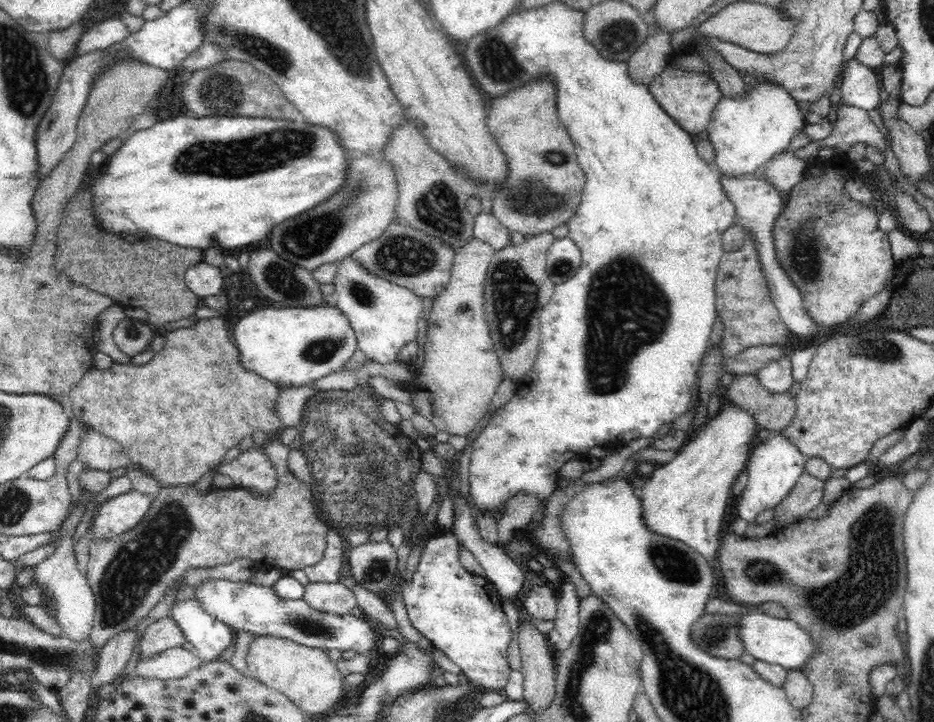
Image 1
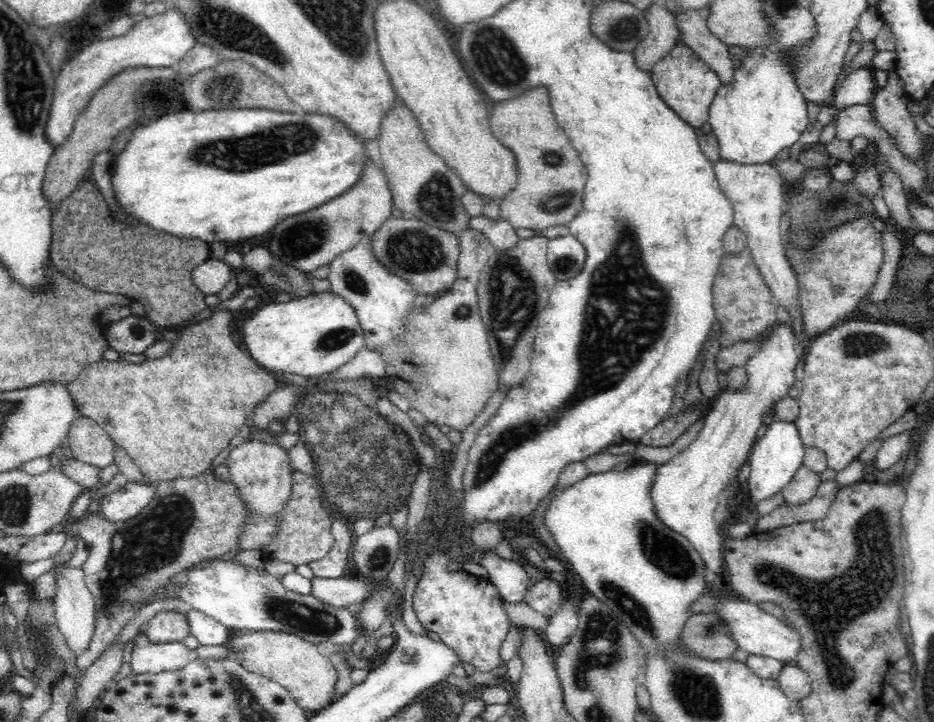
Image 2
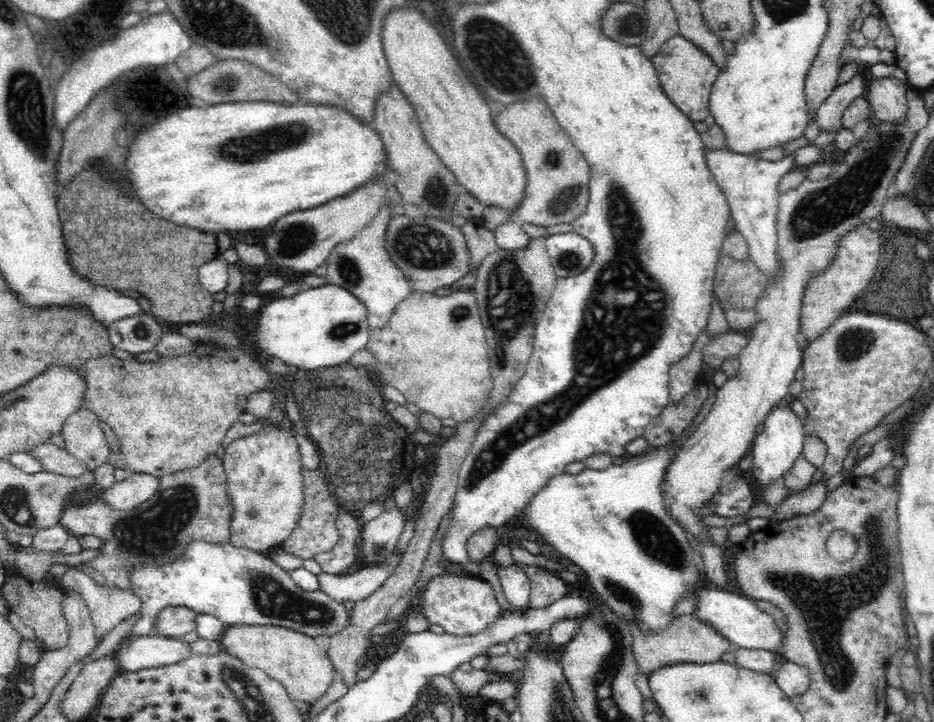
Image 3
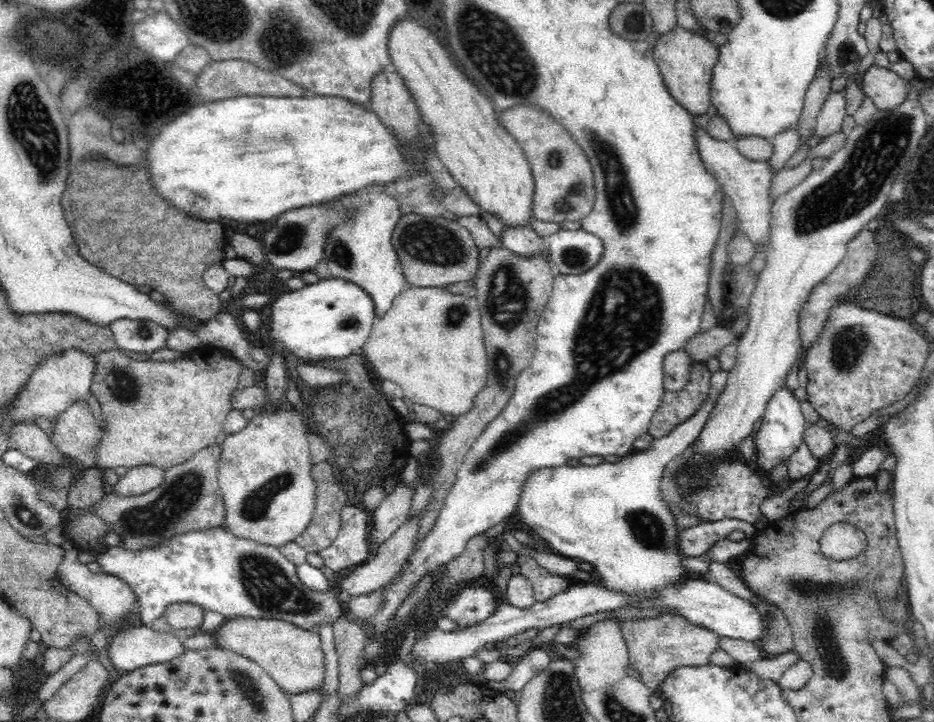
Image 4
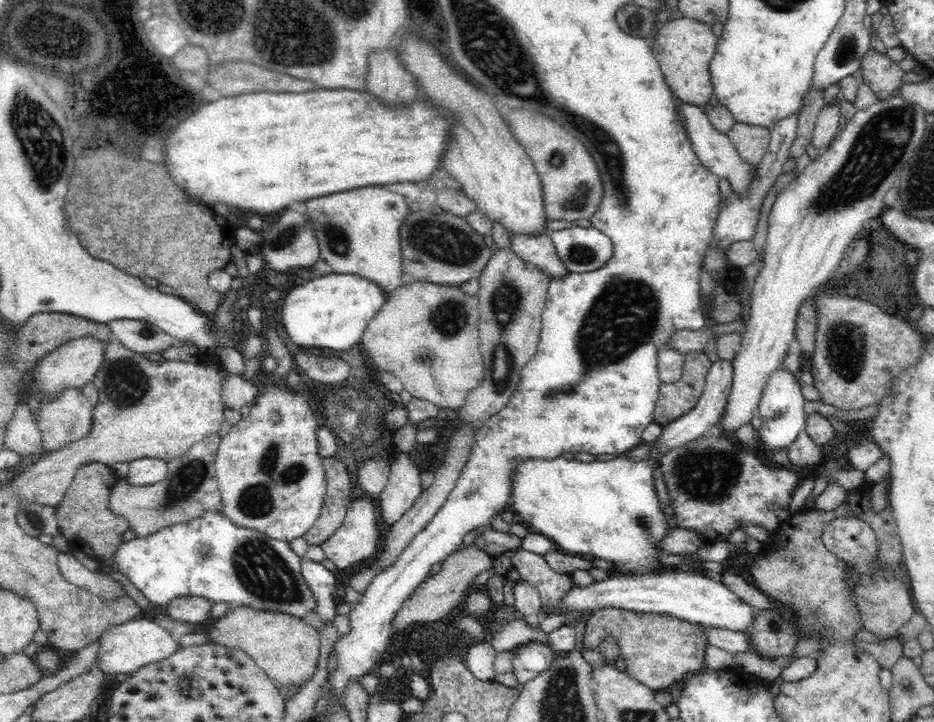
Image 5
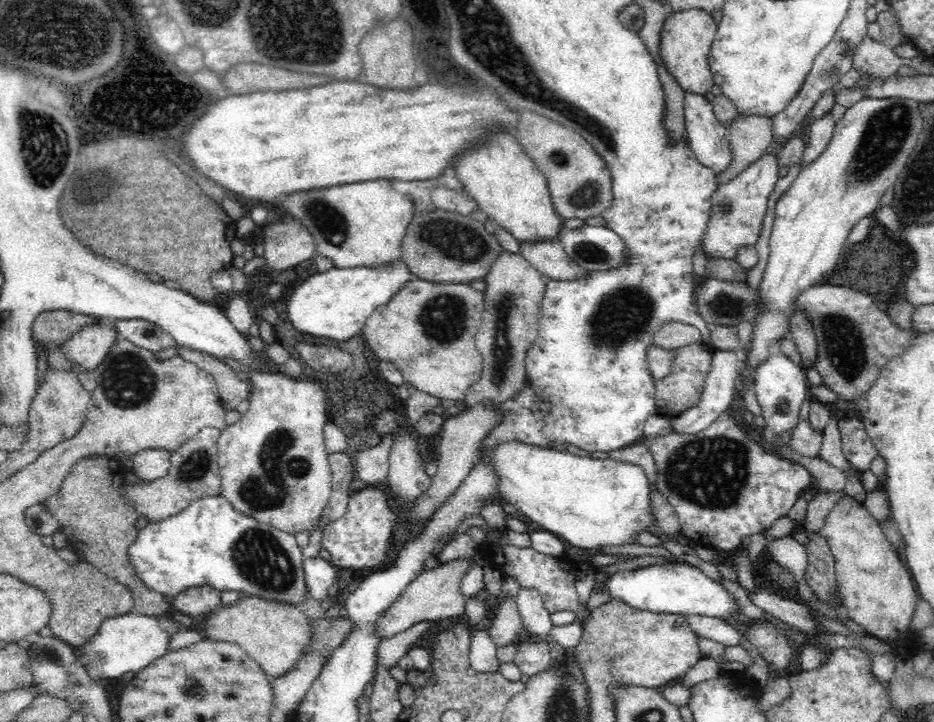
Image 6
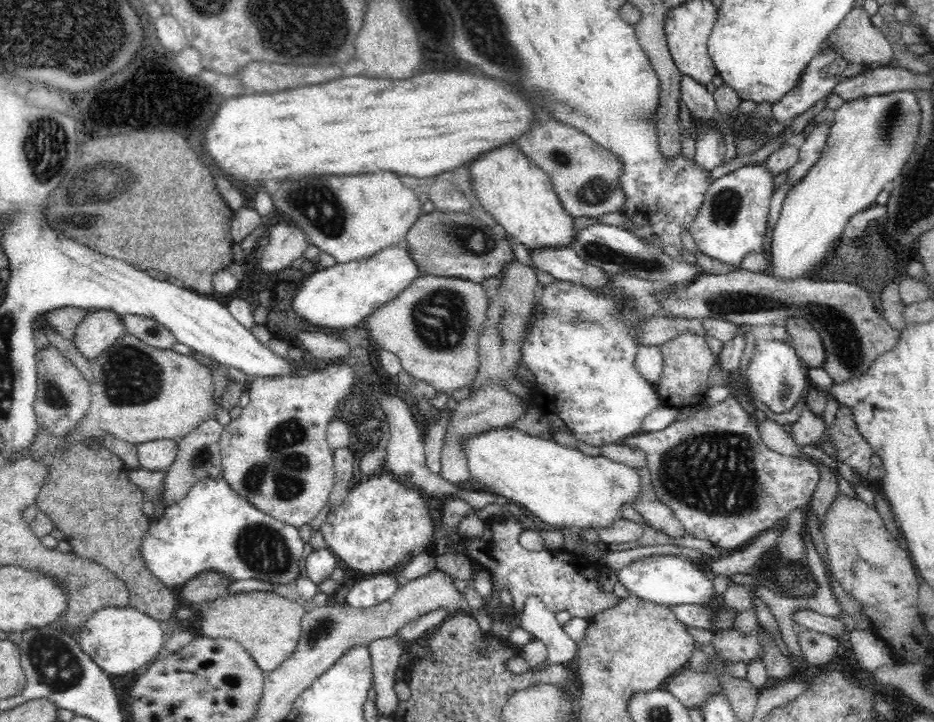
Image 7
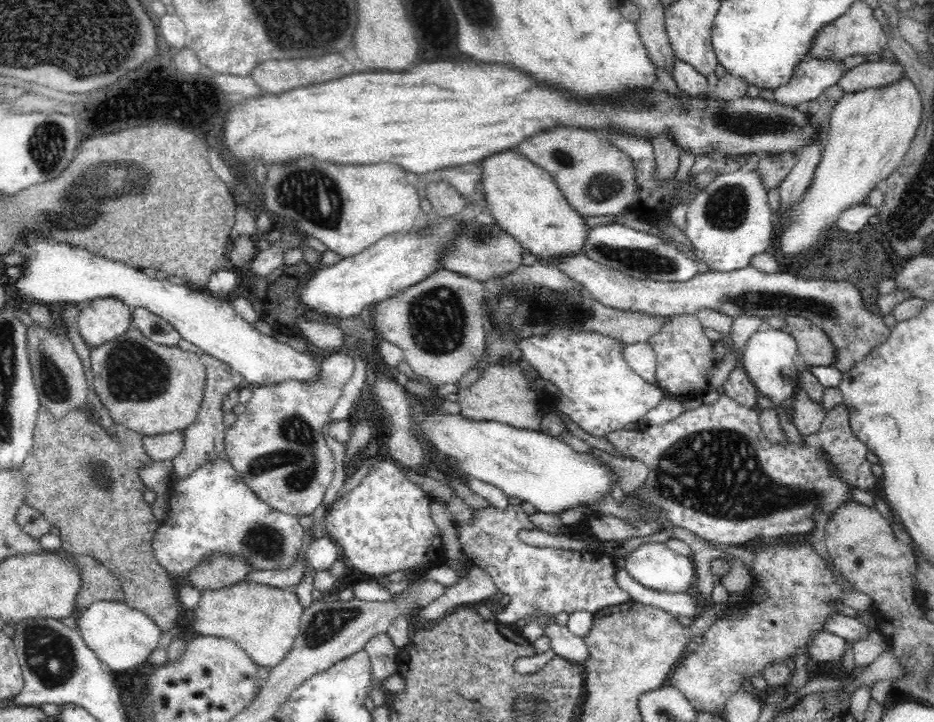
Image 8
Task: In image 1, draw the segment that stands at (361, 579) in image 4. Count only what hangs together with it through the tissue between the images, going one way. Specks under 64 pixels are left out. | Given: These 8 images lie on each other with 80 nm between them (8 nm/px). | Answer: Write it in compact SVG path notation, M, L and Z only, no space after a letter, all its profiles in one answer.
M302 570L289 571L288 574L304 588L304 594L300 599L306 601L311 609L342 616L345 613L351 613L356 607L352 591L342 584L323 584L322 582L313 584L308 581Z

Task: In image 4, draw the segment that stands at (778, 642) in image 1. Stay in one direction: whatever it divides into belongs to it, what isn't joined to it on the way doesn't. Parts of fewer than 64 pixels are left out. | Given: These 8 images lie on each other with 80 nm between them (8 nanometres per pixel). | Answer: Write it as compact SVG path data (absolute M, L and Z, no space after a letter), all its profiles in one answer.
M683 580L678 586L672 586L660 594L660 604L674 608L678 614L692 624L710 629L720 637L748 641L761 644L767 632L763 616L758 612L756 605L736 596L718 584L710 584L703 580Z

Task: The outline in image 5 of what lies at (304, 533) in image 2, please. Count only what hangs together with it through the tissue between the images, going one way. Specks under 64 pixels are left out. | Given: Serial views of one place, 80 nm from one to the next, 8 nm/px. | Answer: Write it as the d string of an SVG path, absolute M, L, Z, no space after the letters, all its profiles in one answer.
M337 457L321 459L325 472L326 494L322 498L322 508L310 530L302 536L308 546L321 546L343 523L350 500L349 471Z

